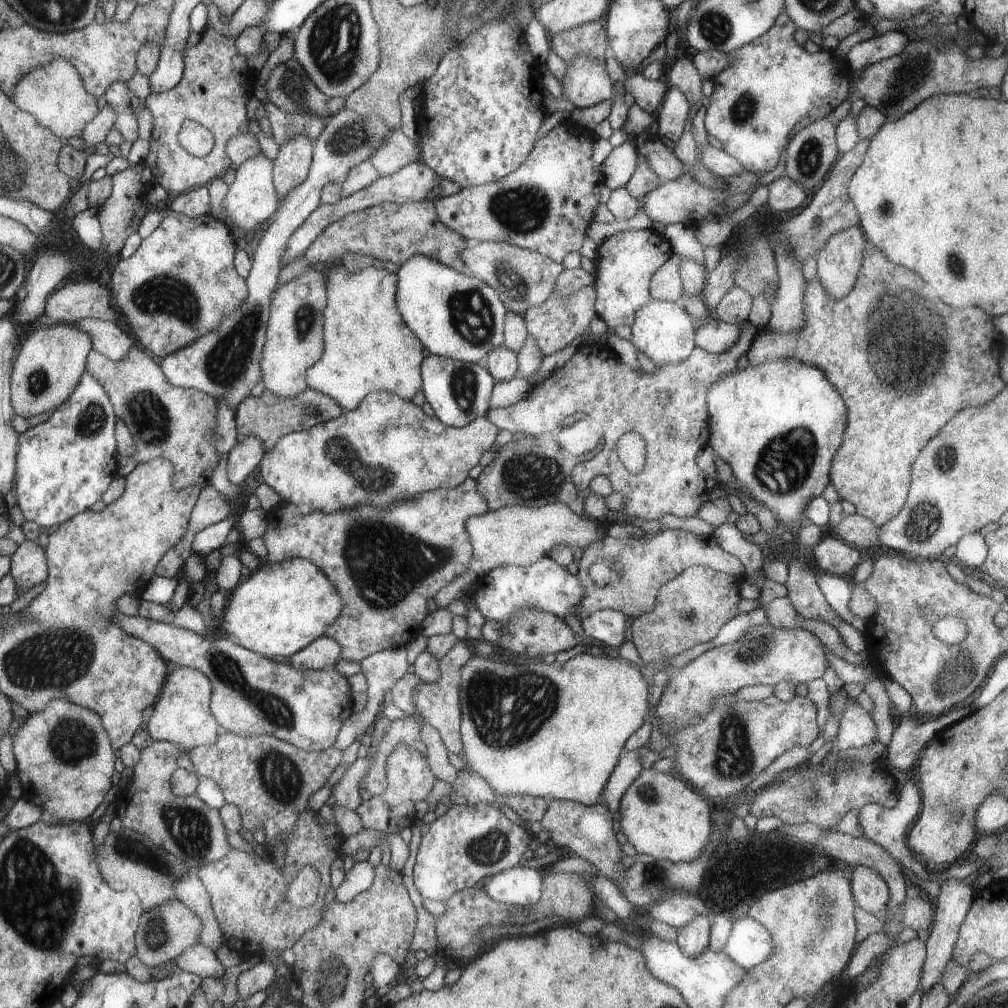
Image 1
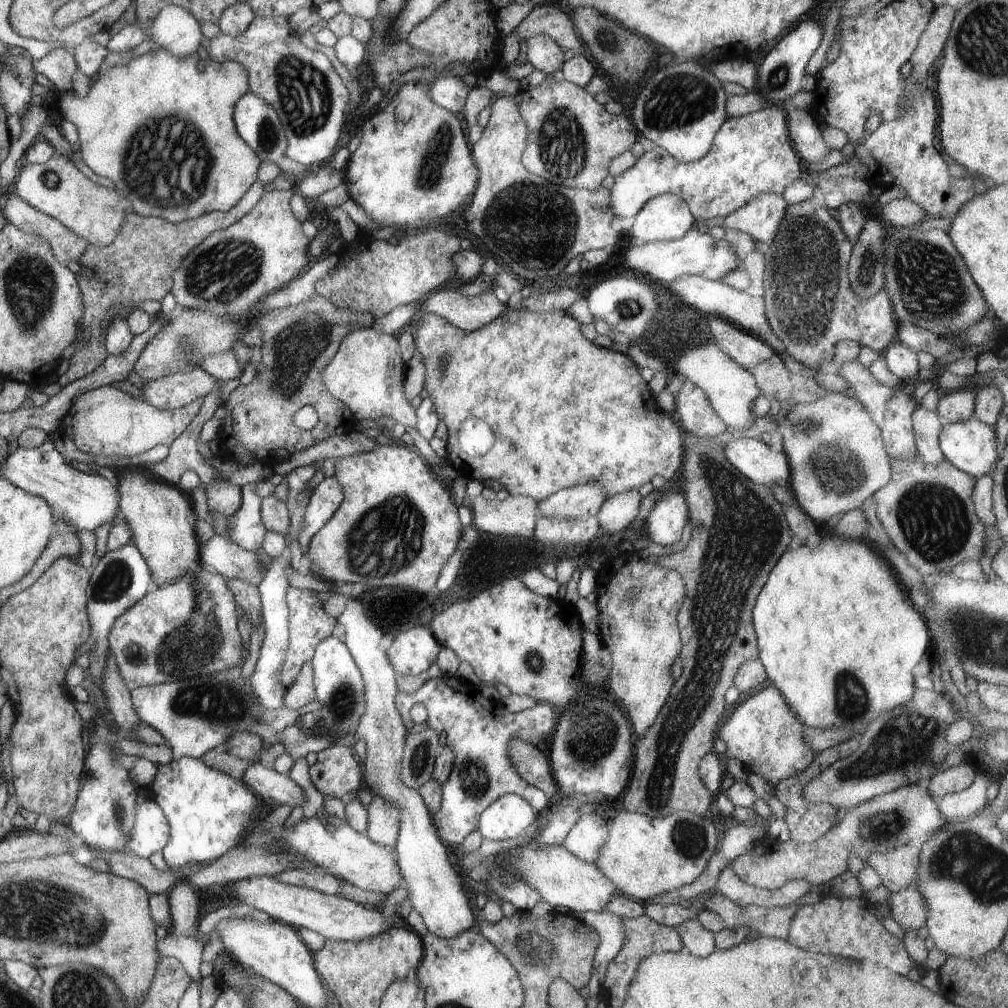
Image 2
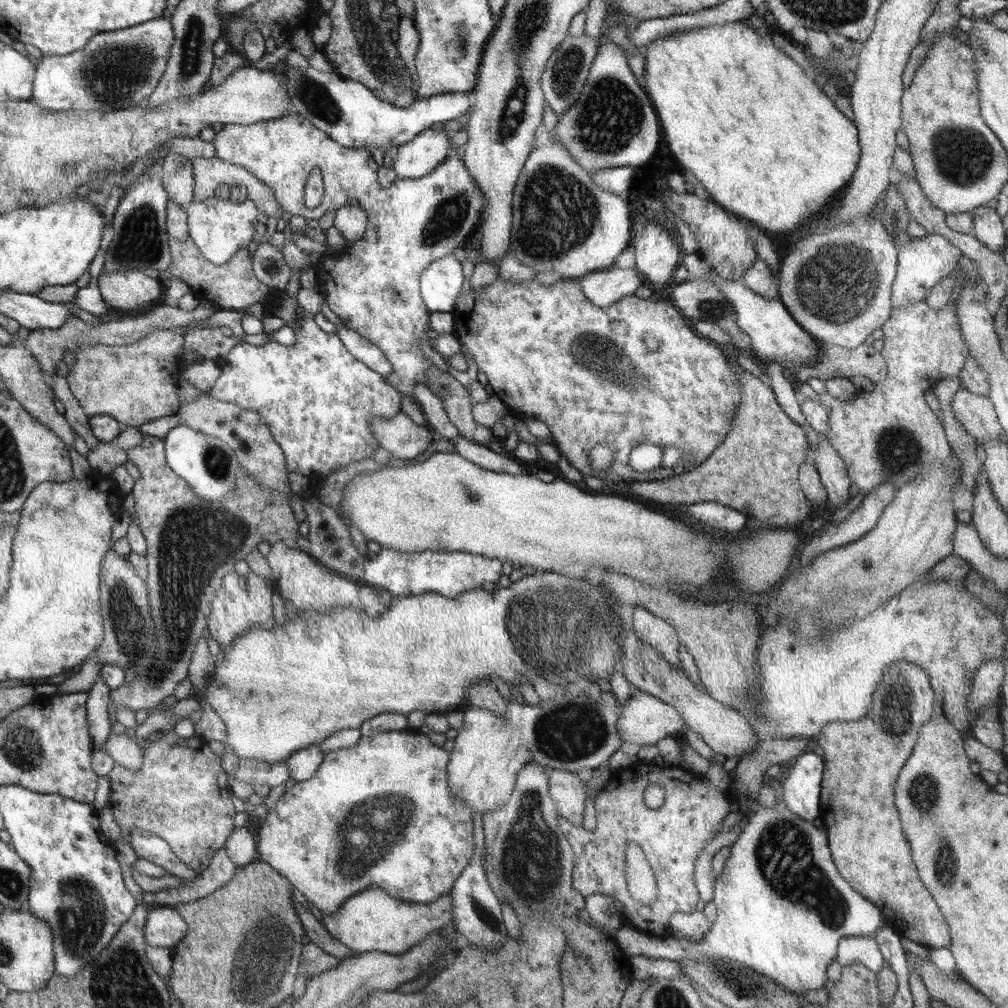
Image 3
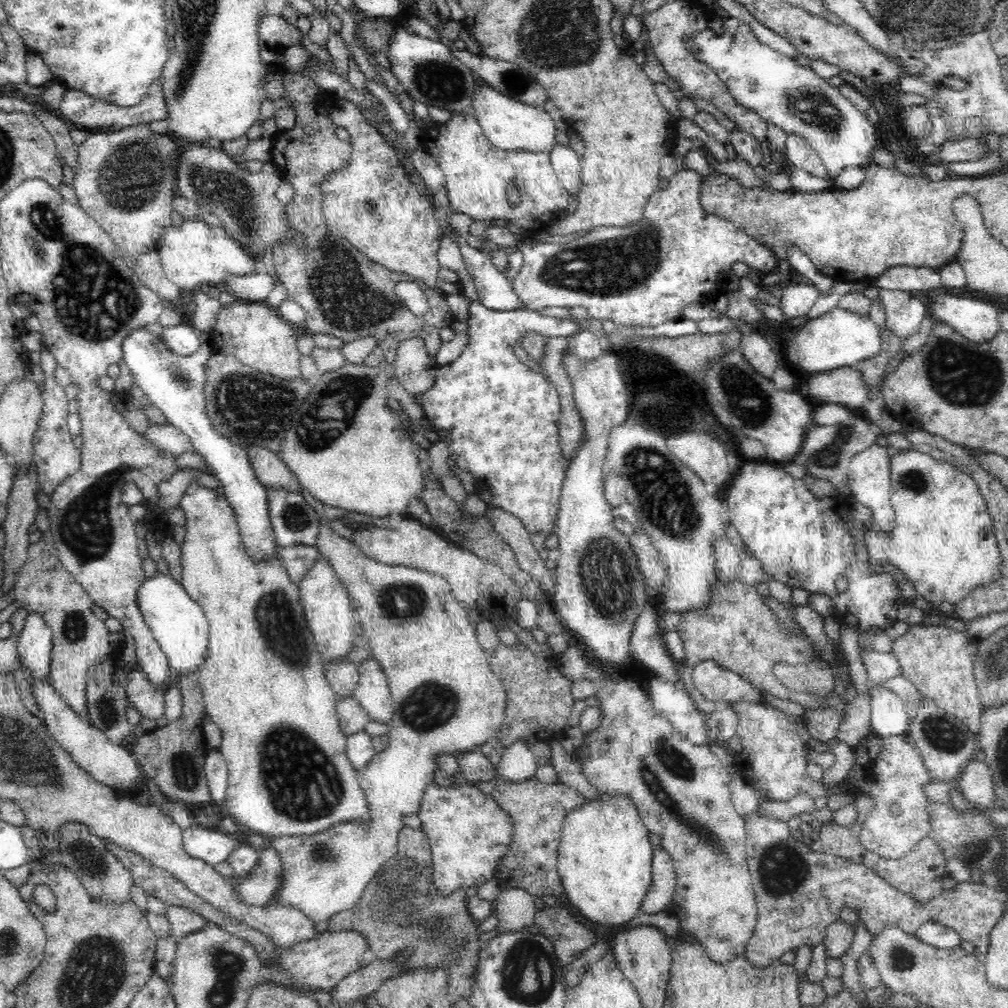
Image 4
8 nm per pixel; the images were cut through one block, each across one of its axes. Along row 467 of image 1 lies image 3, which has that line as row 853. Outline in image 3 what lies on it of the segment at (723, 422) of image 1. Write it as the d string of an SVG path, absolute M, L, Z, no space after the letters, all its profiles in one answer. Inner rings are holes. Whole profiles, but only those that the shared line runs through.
M733 790L731 796L737 806L745 808L745 826L737 834L737 840L727 846L729 856L723 864L723 872L715 880L713 890L713 906L717 912L717 918L711 926L711 930L705 934L703 944L689 944L683 946L679 940L673 938L653 938L649 934L639 934L631 930L629 926L619 928L613 934L613 942L617 944L617 950L625 954L625 958L631 956L645 956L651 960L683 960L683 958L705 958L707 956L723 956L727 960L737 960L743 968L749 968L751 972L757 972L759 976L765 976L767 980L781 984L783 988L791 990L799 996L803 990L821 988L825 980L825 970L831 962L835 962L837 956L837 944L841 938L875 938L879 928L887 928L885 918L881 916L879 908L873 906L869 900L865 900L855 888L849 886L849 882L837 872L837 866L831 858L827 832L823 828L817 828L807 818L797 816L789 808L773 808L763 806L755 802L753 798L745 796L743 790Z

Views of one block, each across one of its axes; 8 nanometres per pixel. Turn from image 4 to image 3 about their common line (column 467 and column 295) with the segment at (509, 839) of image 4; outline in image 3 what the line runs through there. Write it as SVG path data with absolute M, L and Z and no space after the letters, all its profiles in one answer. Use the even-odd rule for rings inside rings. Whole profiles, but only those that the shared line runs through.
M383 730L383 732L377 732L375 736L359 736L359 742L355 746L327 752L315 772L315 776L309 780L297 782L289 790L285 790L285 794L271 806L269 814L263 818L259 832L257 832L259 860L265 860L267 864L271 864L271 868L275 868L291 884L295 884L295 890L301 892L305 896L305 900L313 908L317 908L317 912L321 912L321 914L339 912L343 908L343 904L347 904L347 900L351 900L351 896L355 896L367 888L383 888L395 900L413 902L413 904L433 904L435 900L441 900L441 896L447 896L451 892L455 880L463 874L465 866L475 856L473 854L473 834L471 834L473 812L469 810L469 804L451 790L449 772L445 772L445 764L449 764L449 762L447 762L447 752L443 750L443 746L433 744L425 734L415 732L415 730L401 730L401 732ZM367 808L371 808L371 816L375 810L375 818L365 822L365 818L361 818L361 816L365 816Z

